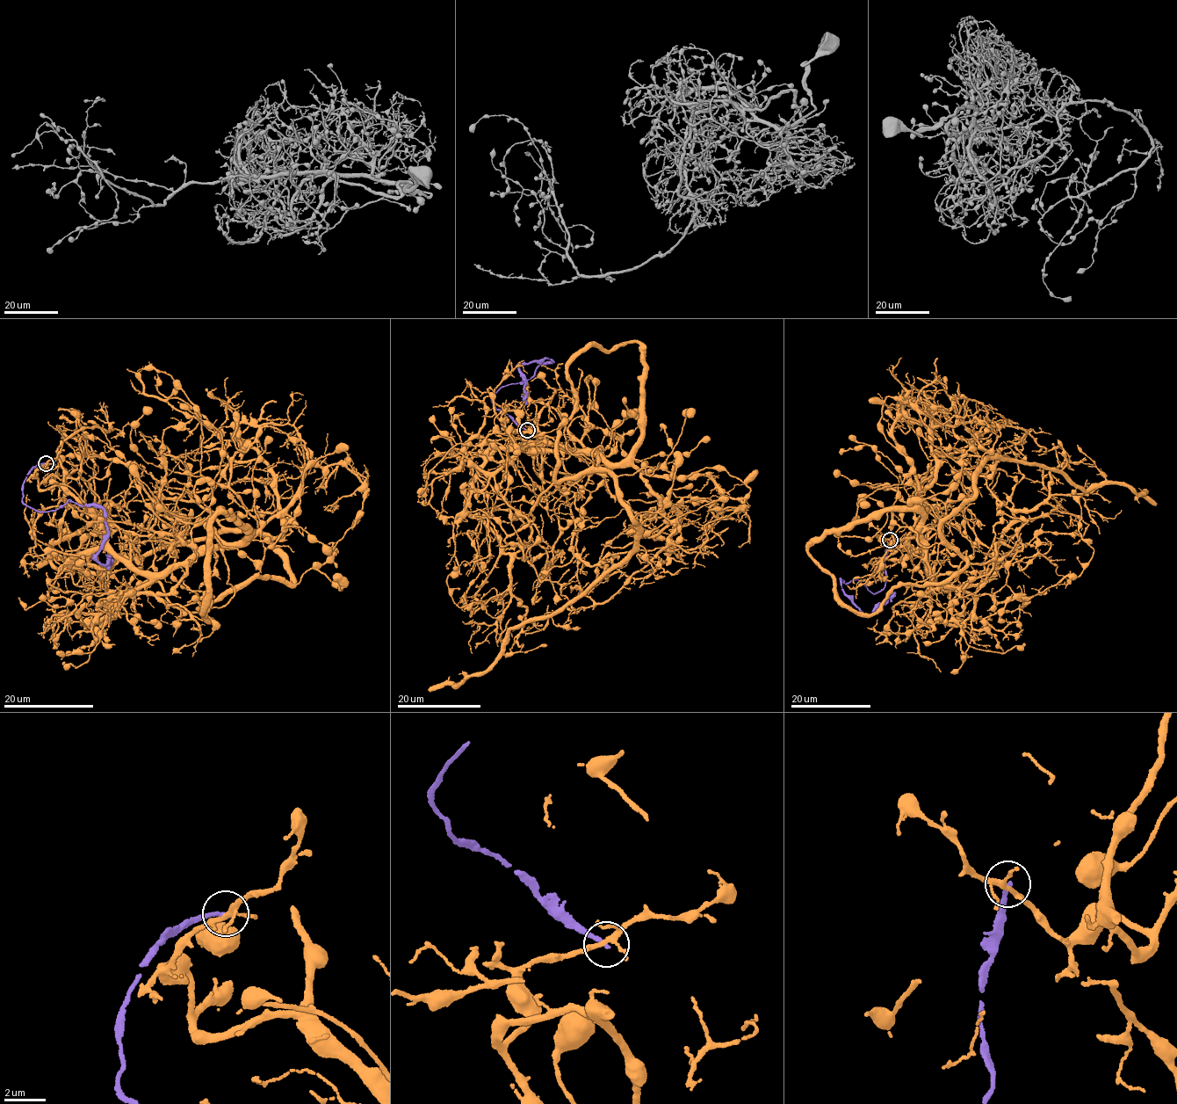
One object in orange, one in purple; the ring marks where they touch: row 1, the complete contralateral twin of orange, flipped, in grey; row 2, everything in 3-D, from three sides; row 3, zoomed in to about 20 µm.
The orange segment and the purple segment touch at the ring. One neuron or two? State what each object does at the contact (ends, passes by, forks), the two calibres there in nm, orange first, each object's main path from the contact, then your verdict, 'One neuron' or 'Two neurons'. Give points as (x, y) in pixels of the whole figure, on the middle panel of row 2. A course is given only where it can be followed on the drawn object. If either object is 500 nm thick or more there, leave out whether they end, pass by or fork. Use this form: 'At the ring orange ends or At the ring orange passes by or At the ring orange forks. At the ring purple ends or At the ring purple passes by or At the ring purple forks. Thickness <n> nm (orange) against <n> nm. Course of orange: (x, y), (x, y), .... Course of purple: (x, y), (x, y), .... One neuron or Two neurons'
At the ring orange forks. At the ring purple ends. Thickness 240 nm (orange) against 190 nm. Course of orange: (526, 430), (505, 449), (558, 441), (627, 462), (680, 515), (666, 547), (603, 603), (570, 589), (581, 589). Course of purple: (526, 430), (492, 401), (501, 387), (530, 379), (539, 365), (552, 362), (547, 357), (519, 366), (525, 403). Two neurons

